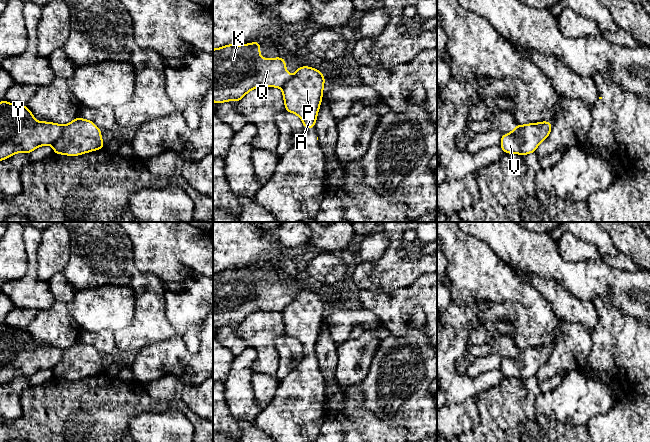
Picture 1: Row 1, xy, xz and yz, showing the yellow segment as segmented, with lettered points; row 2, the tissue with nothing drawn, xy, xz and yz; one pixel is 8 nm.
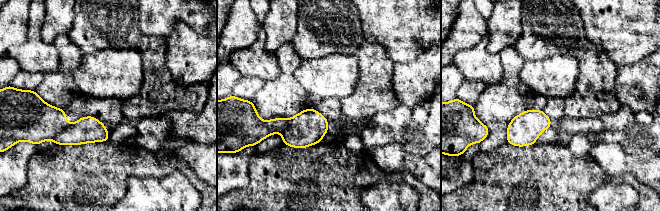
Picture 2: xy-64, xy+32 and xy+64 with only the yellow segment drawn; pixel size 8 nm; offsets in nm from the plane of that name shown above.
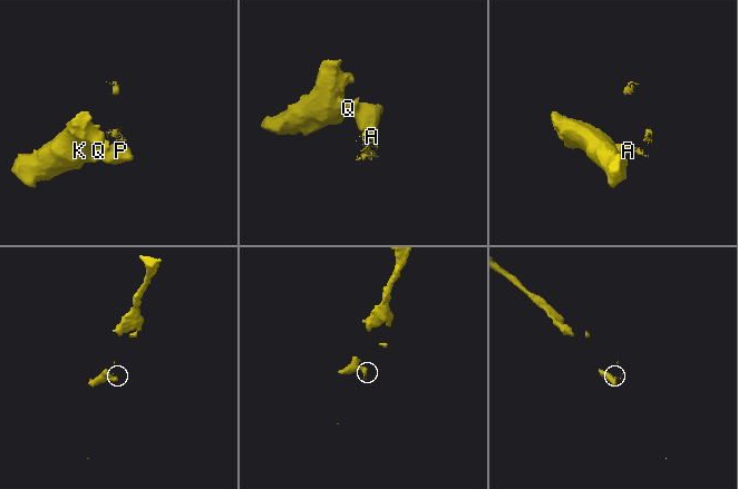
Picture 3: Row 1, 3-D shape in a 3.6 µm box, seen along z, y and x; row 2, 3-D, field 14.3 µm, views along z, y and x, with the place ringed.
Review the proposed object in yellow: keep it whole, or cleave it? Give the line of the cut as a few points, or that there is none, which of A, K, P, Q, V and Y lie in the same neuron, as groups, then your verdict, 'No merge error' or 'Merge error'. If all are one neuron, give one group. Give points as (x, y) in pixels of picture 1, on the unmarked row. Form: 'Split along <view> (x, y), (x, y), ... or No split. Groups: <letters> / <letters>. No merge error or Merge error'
Split along xy (64, 349), (62, 358), (52, 369). Groups: A P V / K Q Y. Merge error

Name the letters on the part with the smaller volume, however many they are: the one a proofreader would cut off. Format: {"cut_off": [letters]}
{"cut_off": ["K", "Q", "Y"]}

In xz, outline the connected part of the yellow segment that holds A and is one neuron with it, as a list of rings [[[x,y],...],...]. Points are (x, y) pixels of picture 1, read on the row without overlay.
[[[299,291],[282,311],[285,335],[299,340],[304,352],[315,352],[325,301],[317,293]]]

